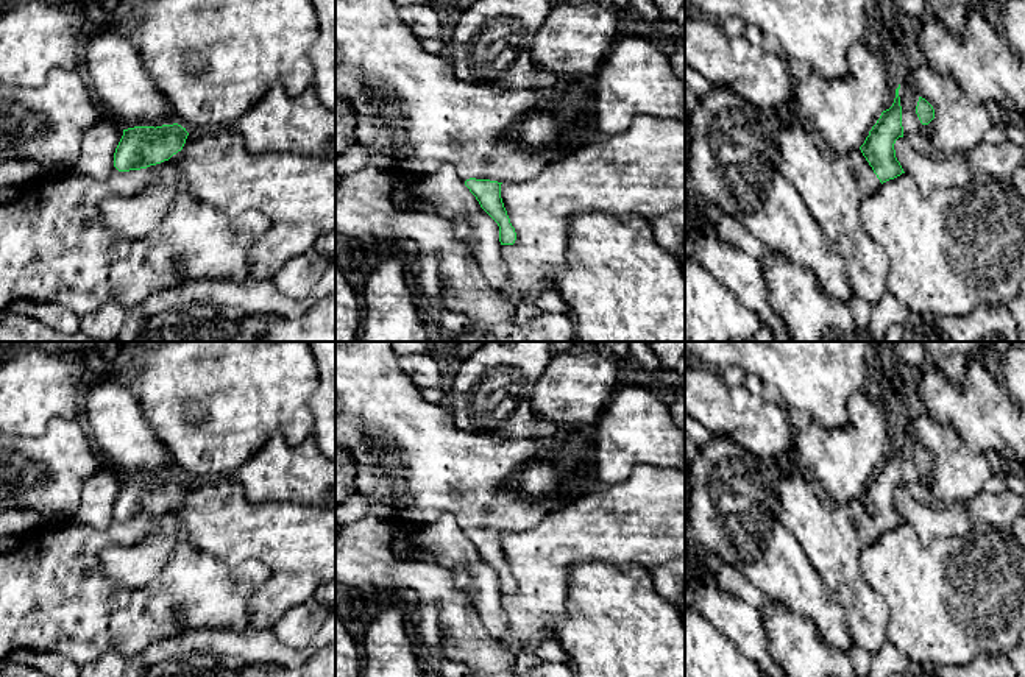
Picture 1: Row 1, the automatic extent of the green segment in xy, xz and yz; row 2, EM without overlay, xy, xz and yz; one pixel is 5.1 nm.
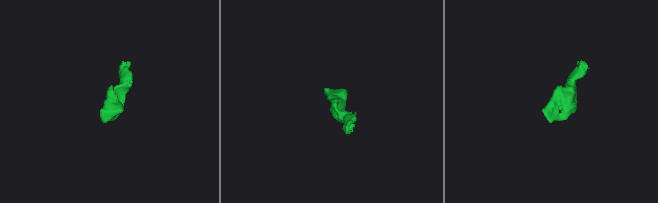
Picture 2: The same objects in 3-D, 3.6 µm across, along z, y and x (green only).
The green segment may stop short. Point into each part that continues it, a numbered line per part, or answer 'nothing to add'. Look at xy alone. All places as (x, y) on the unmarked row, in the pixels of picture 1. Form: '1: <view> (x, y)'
1: xy (53, 598)

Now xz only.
1: xz (409, 454)

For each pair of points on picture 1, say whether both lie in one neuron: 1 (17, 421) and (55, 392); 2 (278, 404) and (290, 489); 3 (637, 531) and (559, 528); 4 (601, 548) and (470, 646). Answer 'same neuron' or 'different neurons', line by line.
1: same neuron
2: different neurons
3: same neuron
4: different neurons

